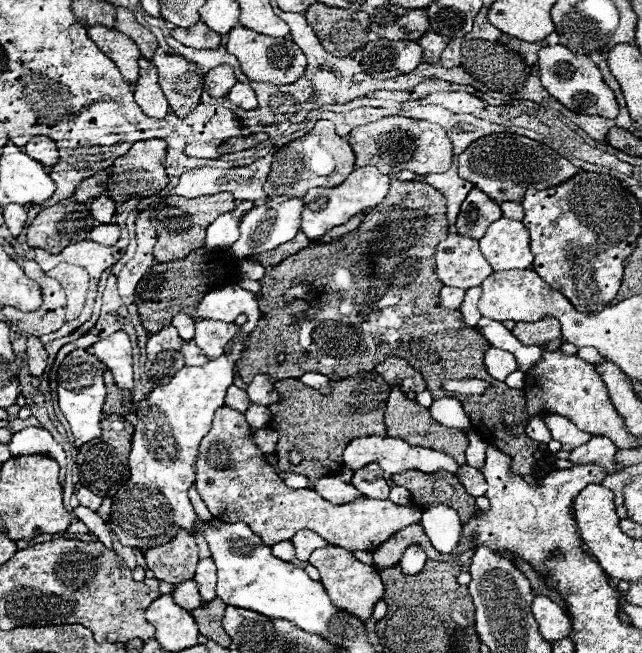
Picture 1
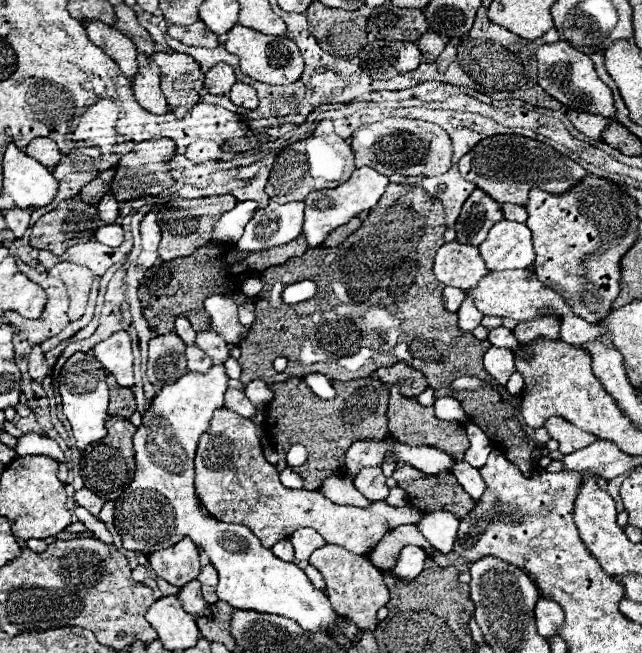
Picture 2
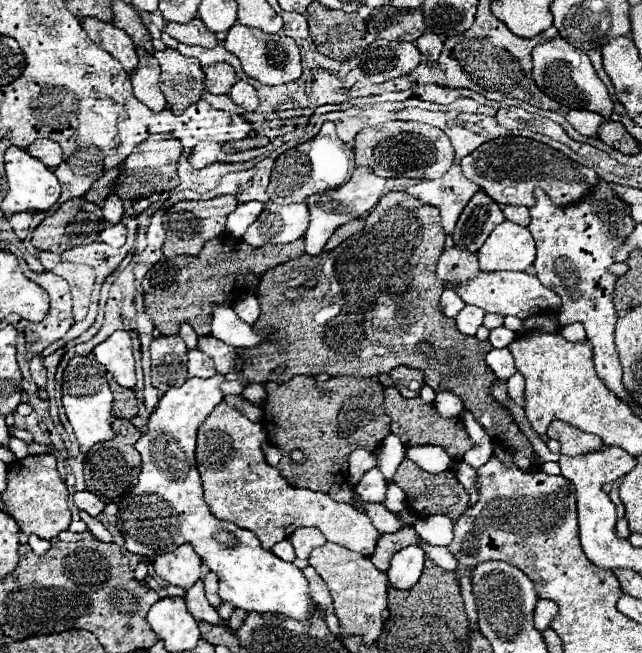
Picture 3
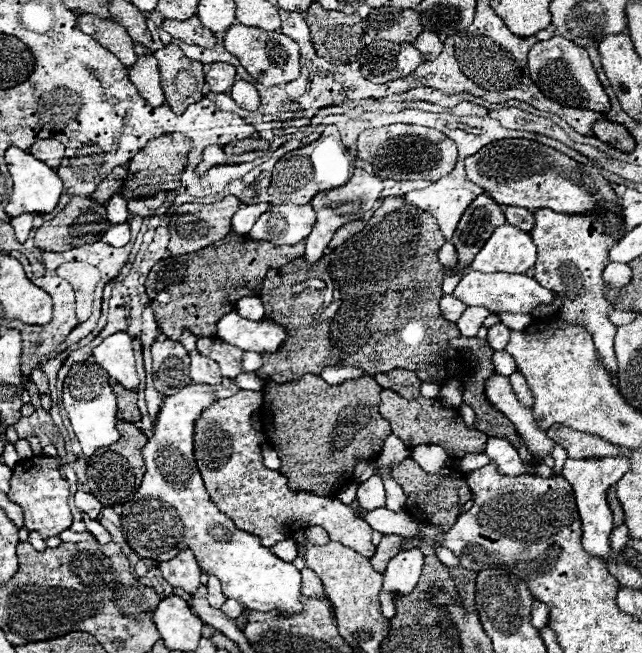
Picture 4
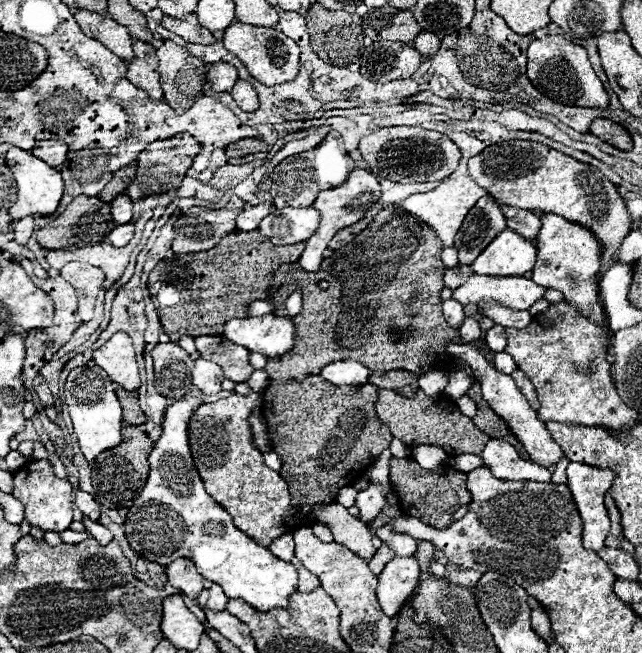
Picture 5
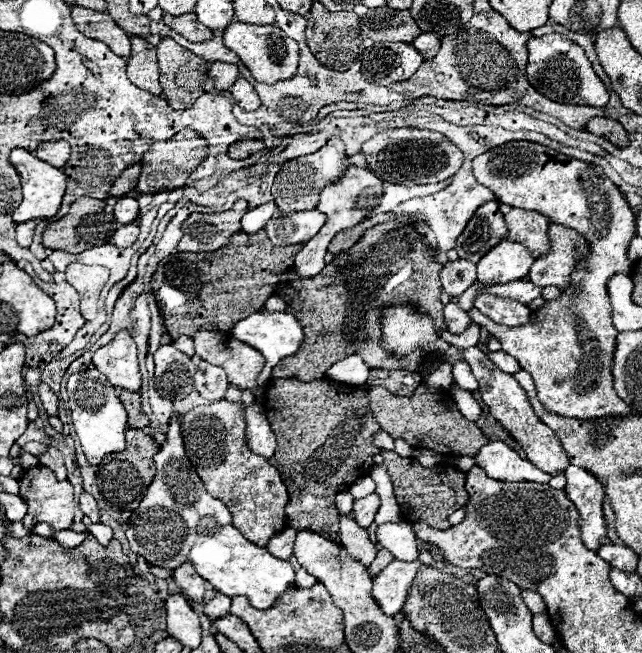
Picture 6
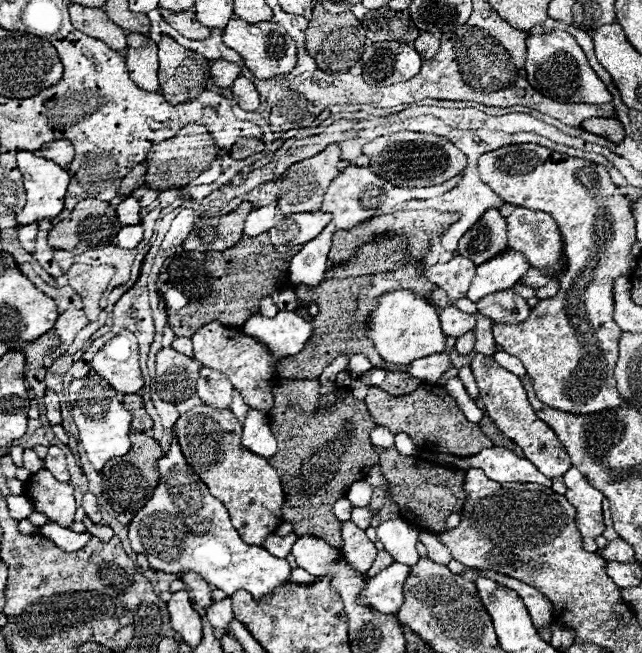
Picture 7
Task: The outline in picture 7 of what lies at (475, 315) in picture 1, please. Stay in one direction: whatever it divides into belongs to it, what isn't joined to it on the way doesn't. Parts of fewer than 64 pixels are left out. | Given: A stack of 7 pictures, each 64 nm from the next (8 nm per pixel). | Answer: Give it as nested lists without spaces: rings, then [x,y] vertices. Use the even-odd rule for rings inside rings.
[[[472,332],[456,338],[456,352],[458,352],[458,354],[468,356],[468,354],[472,352],[472,348],[474,348],[474,334],[472,334]]]

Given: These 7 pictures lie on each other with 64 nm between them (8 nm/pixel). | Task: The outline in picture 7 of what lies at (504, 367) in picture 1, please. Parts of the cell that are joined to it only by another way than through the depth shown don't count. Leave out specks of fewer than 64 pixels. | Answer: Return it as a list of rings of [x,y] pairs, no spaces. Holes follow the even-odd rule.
[[[497,351],[493,355],[494,359],[500,364],[501,367],[512,372],[516,376],[526,376],[526,368],[518,362],[518,358],[512,356],[504,351]]]

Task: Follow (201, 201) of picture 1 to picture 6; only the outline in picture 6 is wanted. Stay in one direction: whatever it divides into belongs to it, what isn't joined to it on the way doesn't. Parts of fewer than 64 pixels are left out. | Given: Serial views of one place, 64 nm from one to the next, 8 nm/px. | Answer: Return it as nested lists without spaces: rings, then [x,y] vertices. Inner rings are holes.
[[[238,200],[232,210],[222,214],[192,214],[184,222],[184,236],[178,242],[180,252],[210,252],[224,248],[240,232],[240,220],[248,212],[248,202]]]

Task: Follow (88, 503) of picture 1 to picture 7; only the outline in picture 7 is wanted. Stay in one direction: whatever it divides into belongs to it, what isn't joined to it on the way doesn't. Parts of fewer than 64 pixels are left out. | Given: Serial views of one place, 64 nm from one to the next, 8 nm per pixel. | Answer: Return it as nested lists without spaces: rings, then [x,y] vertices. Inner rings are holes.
[[[90,492],[84,494],[84,498],[82,498],[82,508],[84,508],[86,516],[88,516],[94,524],[98,524],[98,522],[102,520],[102,514],[98,512],[98,502],[96,502],[96,496],[94,496],[94,494],[90,494]]]

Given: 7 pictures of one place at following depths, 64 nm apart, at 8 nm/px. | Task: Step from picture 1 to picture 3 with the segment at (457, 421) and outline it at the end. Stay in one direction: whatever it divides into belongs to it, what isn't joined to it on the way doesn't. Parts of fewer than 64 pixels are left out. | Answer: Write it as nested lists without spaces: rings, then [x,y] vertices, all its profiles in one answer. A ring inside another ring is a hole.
[[[452,392],[436,394],[434,404],[436,404],[436,410],[440,412],[440,416],[460,416],[460,412],[464,410],[462,400]]]

